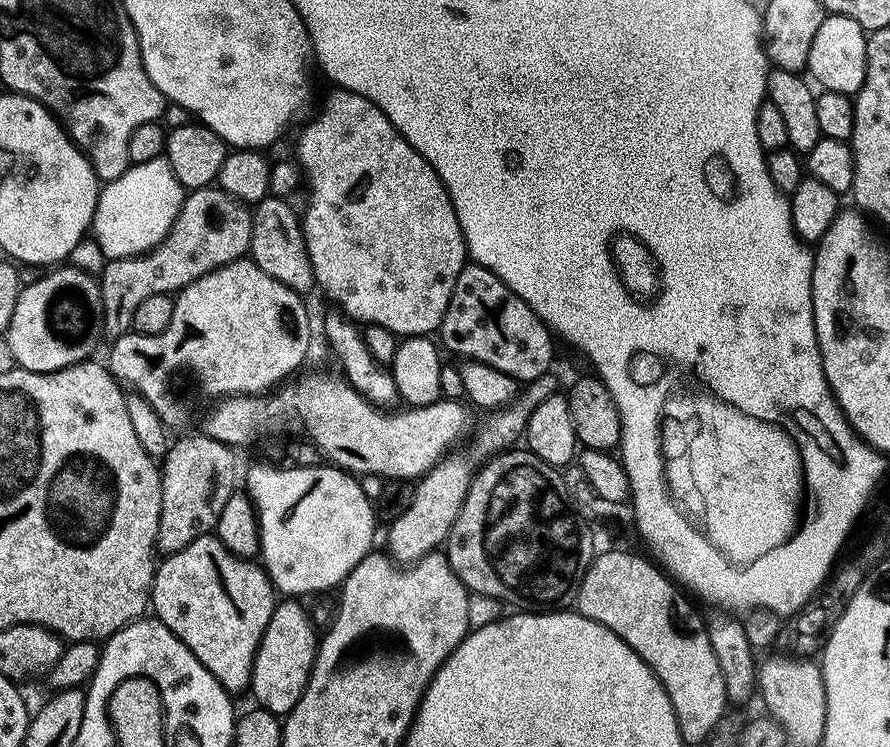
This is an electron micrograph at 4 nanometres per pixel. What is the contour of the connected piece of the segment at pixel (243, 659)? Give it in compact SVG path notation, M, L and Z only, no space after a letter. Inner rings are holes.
M216 534L200 536L181 552L165 555L152 578L150 608L156 611L153 612L155 619L162 621L195 654L198 662L218 678L220 685L230 694L236 694L252 683L256 651L278 603L278 595L272 589L273 577L259 563L239 560L219 539L223 540Z

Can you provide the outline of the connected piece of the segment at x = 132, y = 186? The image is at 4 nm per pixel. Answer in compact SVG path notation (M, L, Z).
M166 156L129 165L118 179L107 181L96 203L92 235L105 259L143 255L168 236L184 204L186 190L173 174Z

